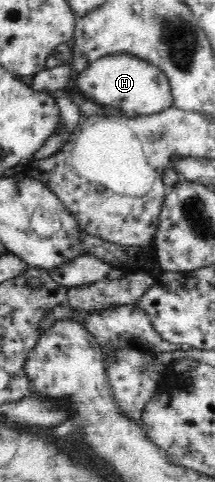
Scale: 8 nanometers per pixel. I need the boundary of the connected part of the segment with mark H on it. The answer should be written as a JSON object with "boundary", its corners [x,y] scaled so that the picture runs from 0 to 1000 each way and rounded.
{"boundary":[[[600,110],[488,114],[414,141],[386,143],[358,162],[358,180],[377,195],[465,218],[544,222],[586,243],[702,239],[805,220],[805,195],[786,162],[730,135]]]}

